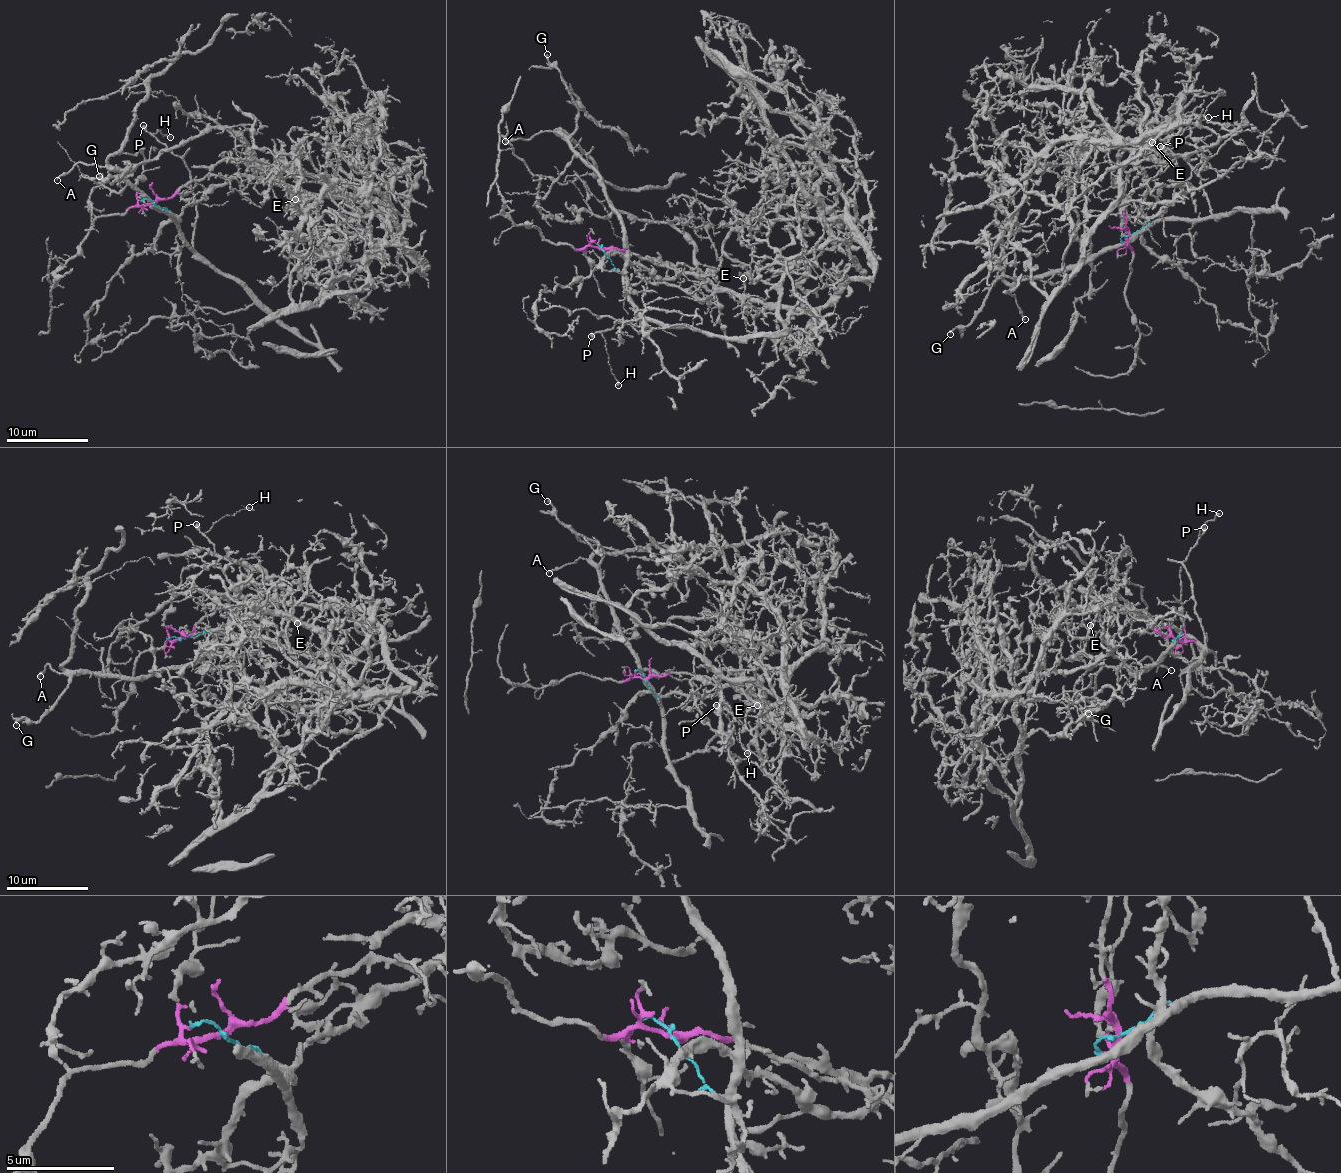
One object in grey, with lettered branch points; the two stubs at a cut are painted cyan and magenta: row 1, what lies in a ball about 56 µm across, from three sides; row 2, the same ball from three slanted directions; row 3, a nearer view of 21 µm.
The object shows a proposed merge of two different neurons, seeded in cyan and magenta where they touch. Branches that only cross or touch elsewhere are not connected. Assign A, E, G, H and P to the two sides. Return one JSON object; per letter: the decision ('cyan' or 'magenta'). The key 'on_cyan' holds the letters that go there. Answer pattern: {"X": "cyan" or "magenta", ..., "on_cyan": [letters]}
{"A": "cyan", "E": "magenta", "G": "cyan", "H": "cyan", "P": "cyan", "on_cyan": ["A", "G", "H", "P"]}

